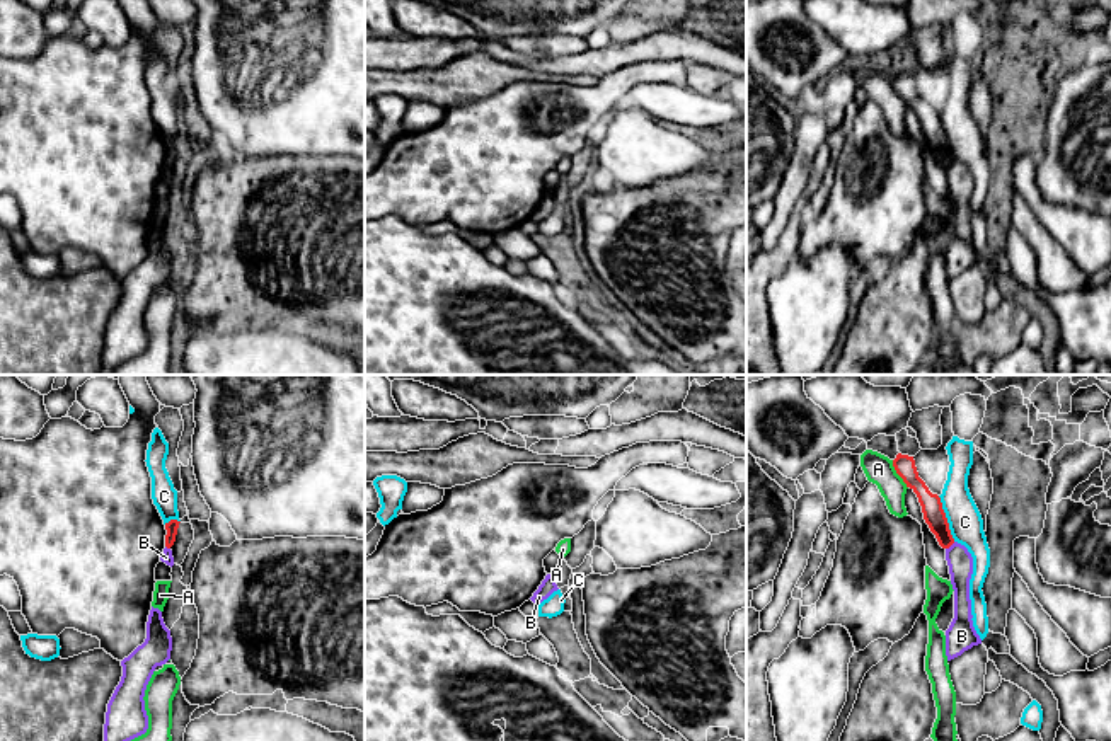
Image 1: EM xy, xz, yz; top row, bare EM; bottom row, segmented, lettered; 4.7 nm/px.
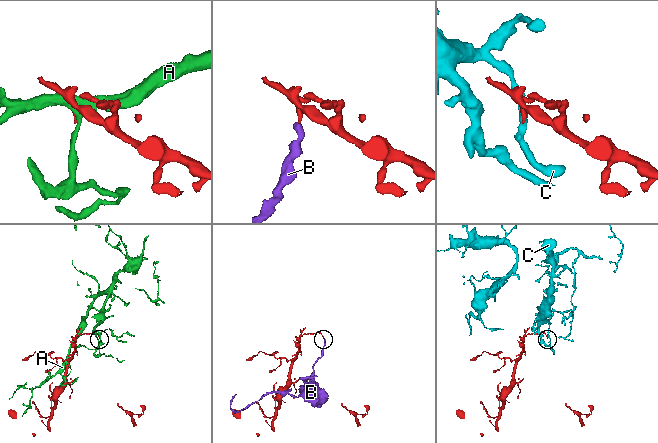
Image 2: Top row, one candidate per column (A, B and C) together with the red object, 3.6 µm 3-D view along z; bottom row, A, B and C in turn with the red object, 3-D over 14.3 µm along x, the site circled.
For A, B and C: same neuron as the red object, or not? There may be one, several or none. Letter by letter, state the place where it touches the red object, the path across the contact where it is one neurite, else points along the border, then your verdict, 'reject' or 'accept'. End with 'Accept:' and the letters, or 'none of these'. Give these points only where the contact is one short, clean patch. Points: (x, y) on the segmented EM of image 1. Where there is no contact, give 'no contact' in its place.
A: contact yz (897, 472); reject
B: contact yz (949, 545); border yz (955, 542), (946, 549); reject
C: contact yz (946, 518); border yz (938, 496), (955, 540); reject
Accept: none of these

